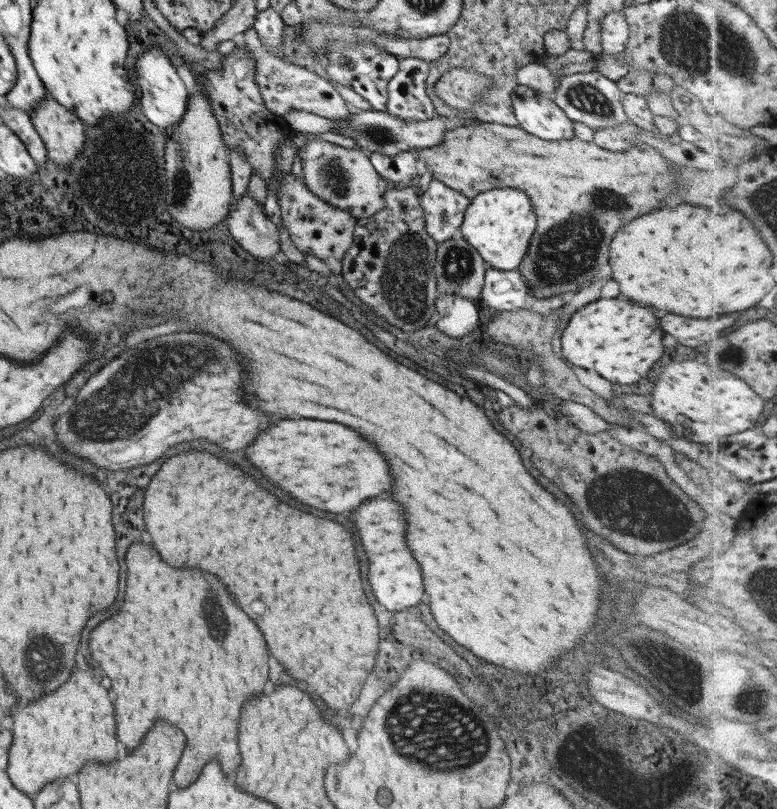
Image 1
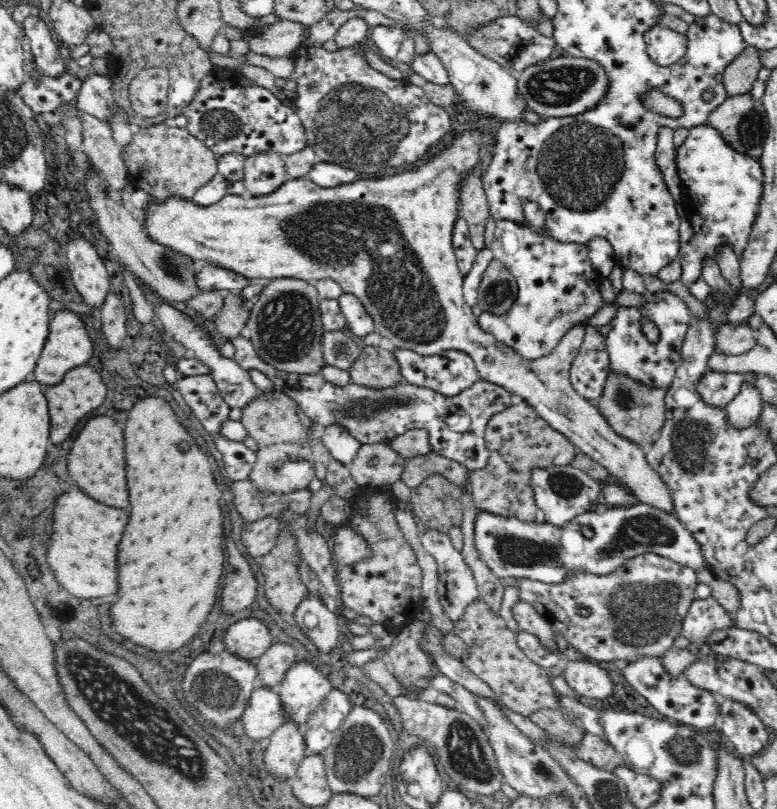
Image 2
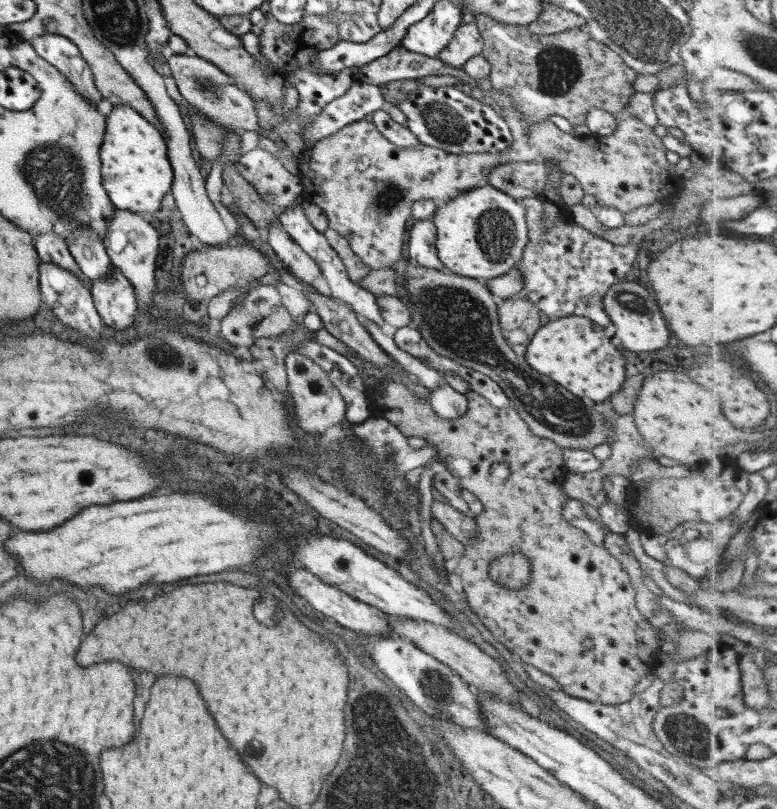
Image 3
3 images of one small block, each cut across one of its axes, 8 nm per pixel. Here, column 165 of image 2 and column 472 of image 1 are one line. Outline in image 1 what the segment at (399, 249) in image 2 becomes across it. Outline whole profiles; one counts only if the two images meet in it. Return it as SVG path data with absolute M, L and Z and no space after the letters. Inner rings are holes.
M500 188L478 194L471 200L460 226L462 236L491 266L498 270L517 270L526 258L537 228L537 215L529 196L516 188Z

